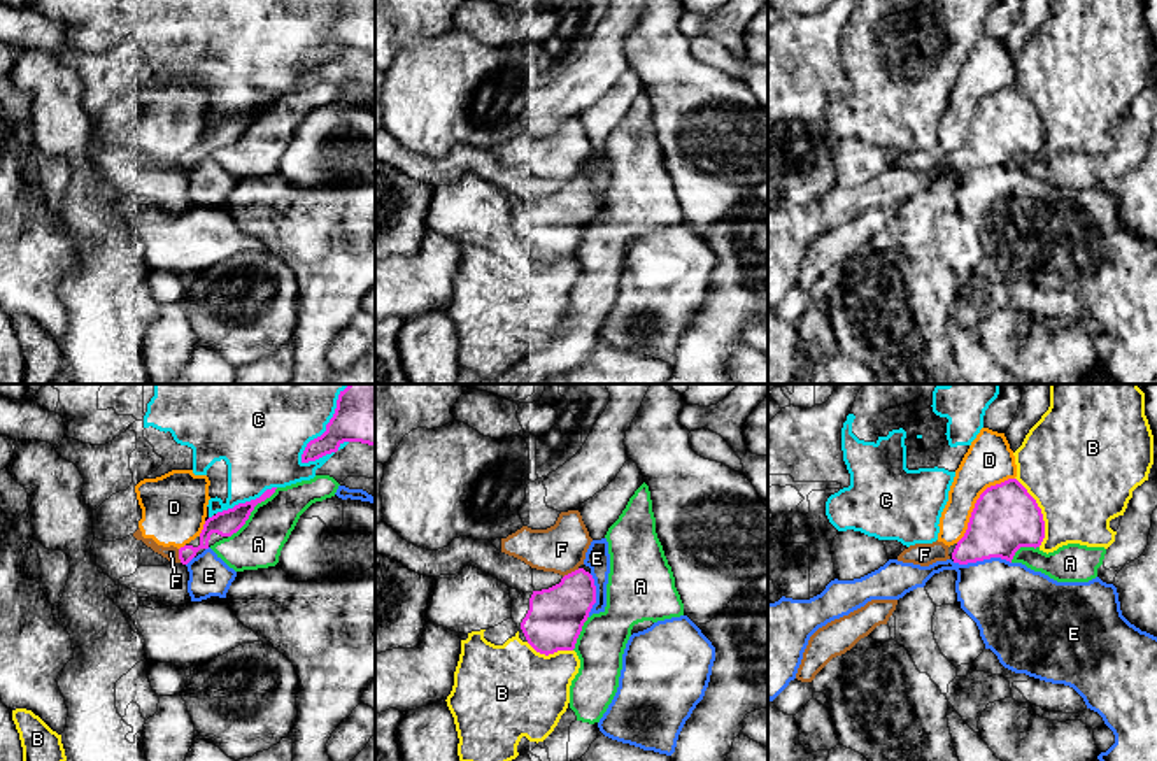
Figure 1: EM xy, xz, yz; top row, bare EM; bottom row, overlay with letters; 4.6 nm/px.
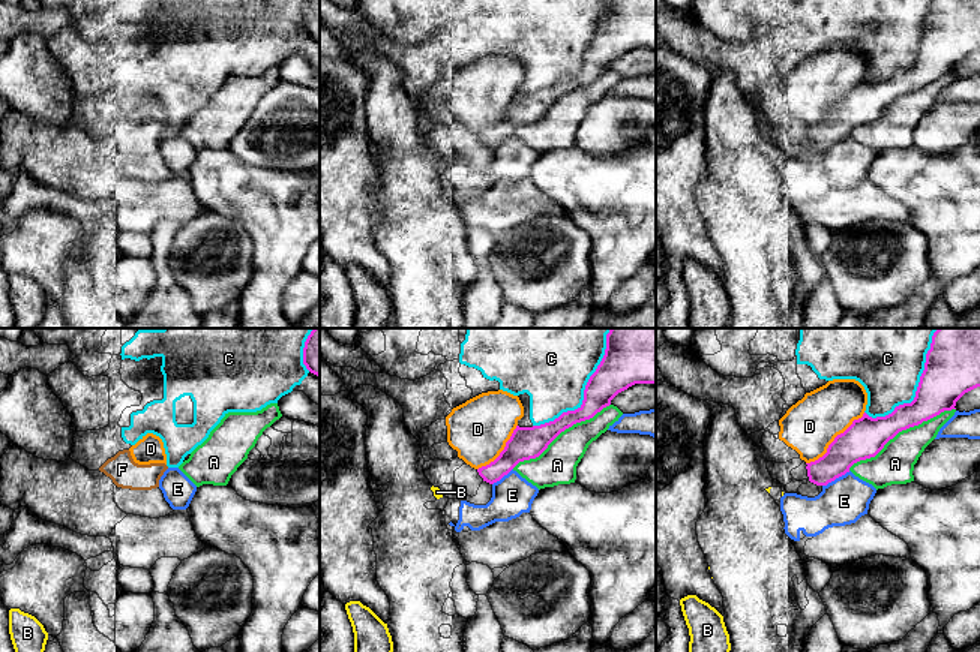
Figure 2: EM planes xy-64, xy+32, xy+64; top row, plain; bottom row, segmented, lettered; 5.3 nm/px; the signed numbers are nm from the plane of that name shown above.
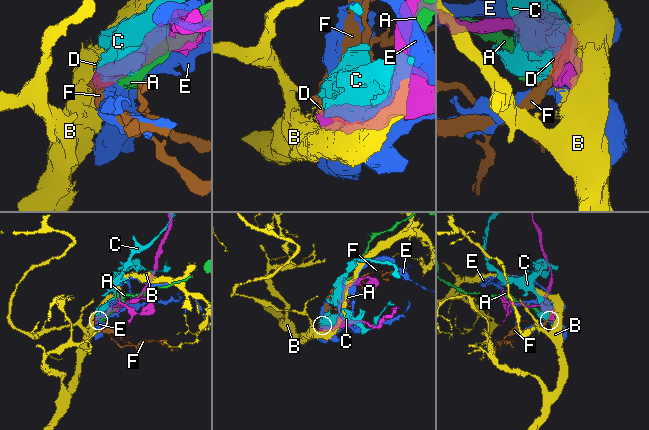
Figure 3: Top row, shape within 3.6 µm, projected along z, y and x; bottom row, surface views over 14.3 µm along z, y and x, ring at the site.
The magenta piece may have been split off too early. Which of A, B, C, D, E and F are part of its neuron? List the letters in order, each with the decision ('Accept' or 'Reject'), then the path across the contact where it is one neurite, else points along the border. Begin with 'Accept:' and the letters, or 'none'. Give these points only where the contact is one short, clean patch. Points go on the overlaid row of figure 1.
Accept: none
A: Reject
B: Reject
C: Reject
D: Reject
E: Reject
F: Reject. Boundary: xz (579, 568), (563, 577)

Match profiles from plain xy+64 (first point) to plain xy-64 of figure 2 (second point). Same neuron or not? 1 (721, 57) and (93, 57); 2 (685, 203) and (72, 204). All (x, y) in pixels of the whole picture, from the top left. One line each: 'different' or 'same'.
1: same
2: different

